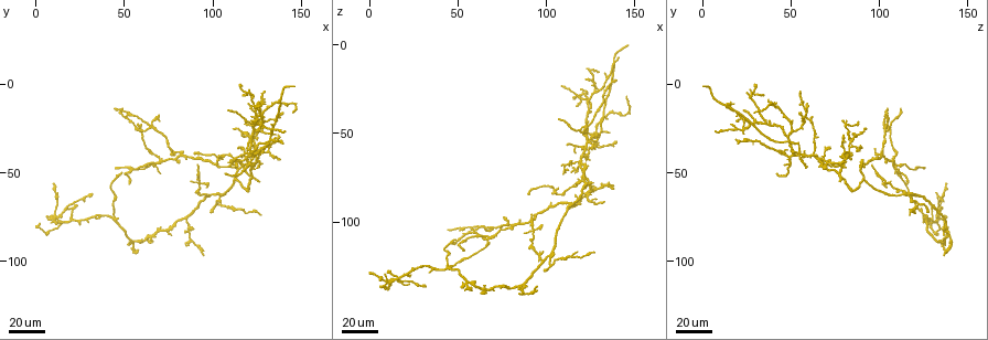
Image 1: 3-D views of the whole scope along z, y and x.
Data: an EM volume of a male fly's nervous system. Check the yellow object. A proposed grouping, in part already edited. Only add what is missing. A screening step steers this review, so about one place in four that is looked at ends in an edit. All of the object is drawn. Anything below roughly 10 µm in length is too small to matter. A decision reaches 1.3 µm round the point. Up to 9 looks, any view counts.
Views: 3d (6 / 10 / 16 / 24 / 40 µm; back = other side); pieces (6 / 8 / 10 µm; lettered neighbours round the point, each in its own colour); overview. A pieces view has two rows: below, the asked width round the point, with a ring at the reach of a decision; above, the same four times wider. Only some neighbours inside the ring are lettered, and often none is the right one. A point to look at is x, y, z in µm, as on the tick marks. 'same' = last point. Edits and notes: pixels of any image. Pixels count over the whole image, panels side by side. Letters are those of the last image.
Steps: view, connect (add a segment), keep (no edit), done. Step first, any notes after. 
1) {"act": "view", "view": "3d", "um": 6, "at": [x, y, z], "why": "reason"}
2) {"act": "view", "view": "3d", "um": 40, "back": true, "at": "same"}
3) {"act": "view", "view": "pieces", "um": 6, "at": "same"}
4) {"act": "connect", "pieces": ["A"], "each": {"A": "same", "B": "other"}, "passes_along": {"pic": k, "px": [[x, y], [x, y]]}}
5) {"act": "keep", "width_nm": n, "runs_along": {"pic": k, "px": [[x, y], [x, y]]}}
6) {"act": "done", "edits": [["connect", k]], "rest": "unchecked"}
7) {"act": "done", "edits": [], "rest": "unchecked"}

{"act": "view", "view": "3d", "um": 24, "at": [44, 13, 105], "why": "long arm stops here"}

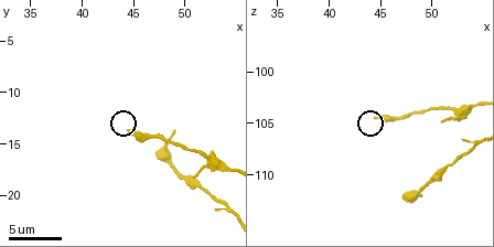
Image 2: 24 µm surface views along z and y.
{"act": "view", "view": "3d", "um": 10, "at": [44.6, 13.8, 104.4]}

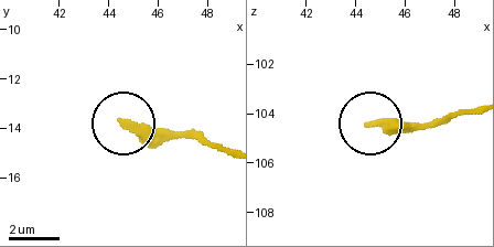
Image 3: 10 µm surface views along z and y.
{"act": "view", "view": "pieces", "um": 6, "at": [44.6, 13.8, 104.3]}

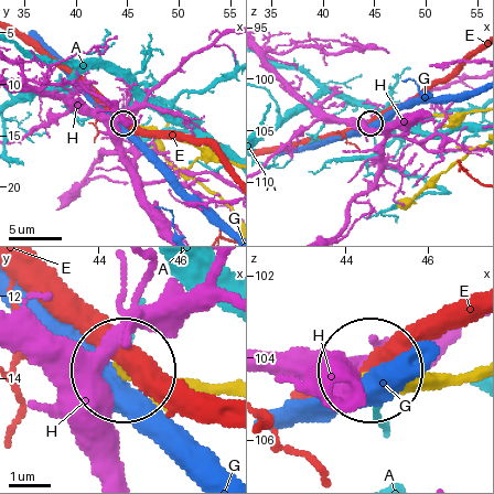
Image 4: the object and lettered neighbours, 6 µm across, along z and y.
{"act": "keep", "width_nm": 270, "each": {"A": "other", "E": "other", "G": "other", "H": "other"}, "found": "none of them fits"}

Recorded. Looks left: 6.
{"act": "view", "view": "3d", "um": 24, "at": [75, 35, 98], "why": "thin end"}

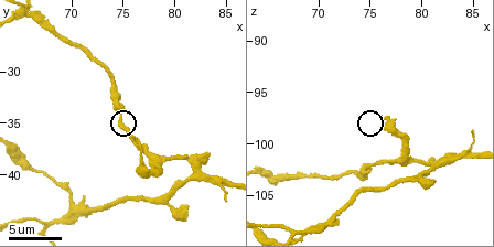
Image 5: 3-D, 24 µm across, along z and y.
{"act": "view", "view": "pieces", "um": 6, "at": [76.0, 36.4, 97.4]}

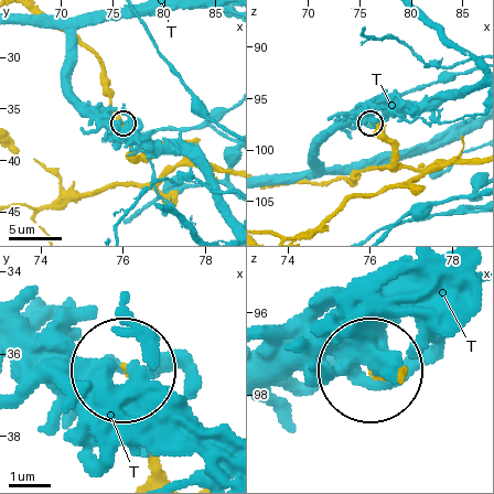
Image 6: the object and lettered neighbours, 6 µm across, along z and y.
{"act": "keep", "each": {"T": "other"}, "found": "no lettered segment goes on from it"}

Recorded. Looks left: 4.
{"act": "view", "view": "3d", "um": 24, "at": [66, 87, 135], "why": "thin end"}

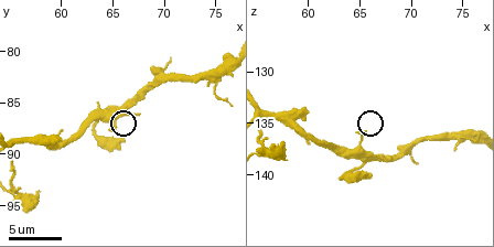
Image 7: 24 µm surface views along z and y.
{"act": "view", "view": "pieces", "um": 8, "at": [65.6, 88.2, 136.0], "why": "what lies round it"}

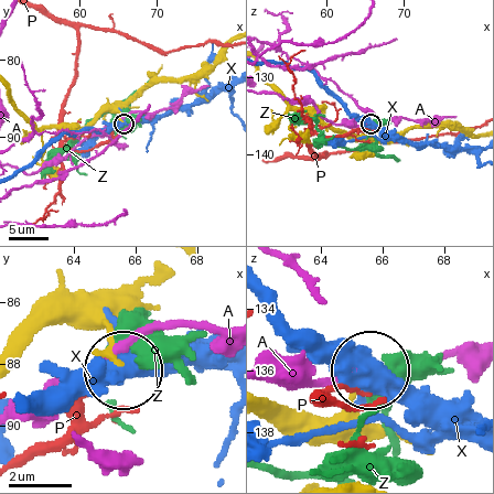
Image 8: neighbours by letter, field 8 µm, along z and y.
{"act": "keep", "each": {"A": "other", "P": "other", "X": "other", "Z": "other"}, "runs_along": {"pic": 8, "px": [[222, 53], [191, 78], [139, 88], [120, 108], [122, 121]]}, "found": "no lettered segment goes on from it"}

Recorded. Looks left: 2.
{"act": "view", "view": "3d", "um": 40, "at": [140, 34, 21], "why": "free end"}

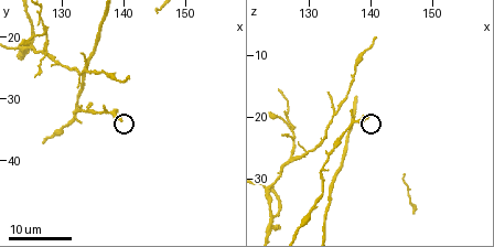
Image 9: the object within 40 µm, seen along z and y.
{"act": "view", "view": "pieces", "um": 8, "at": [140.0, 33.5, 20.0]}

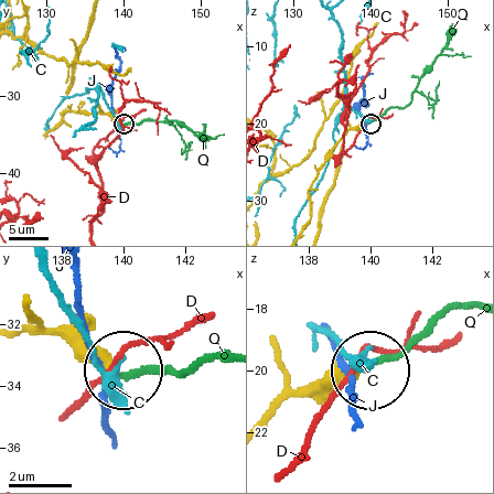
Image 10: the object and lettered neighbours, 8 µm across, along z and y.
{"act": "connect", "pieces": ["Q"], "each": {"C": "other", "D": "other", "J": "other", "Q": "same"}, "passes_along": {"pic": 10, "px": [[99, 114], [203, 130]]}, "found": "the cell continues"}

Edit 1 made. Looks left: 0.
{"act": "done", "edits": [["connect", 10]], "rest": "unchecked"}

